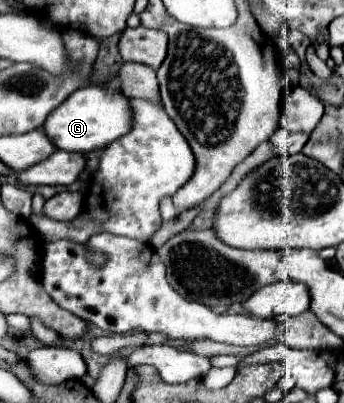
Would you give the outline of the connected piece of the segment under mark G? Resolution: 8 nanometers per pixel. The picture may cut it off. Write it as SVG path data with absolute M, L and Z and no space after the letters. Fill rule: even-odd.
M86 85L76 89L52 115L48 115L48 123L44 123L42 131L54 143L56 149L64 149L70 153L90 153L94 149L104 149L108 143L116 141L130 131L130 107L128 97L122 93L114 93L102 85Z

